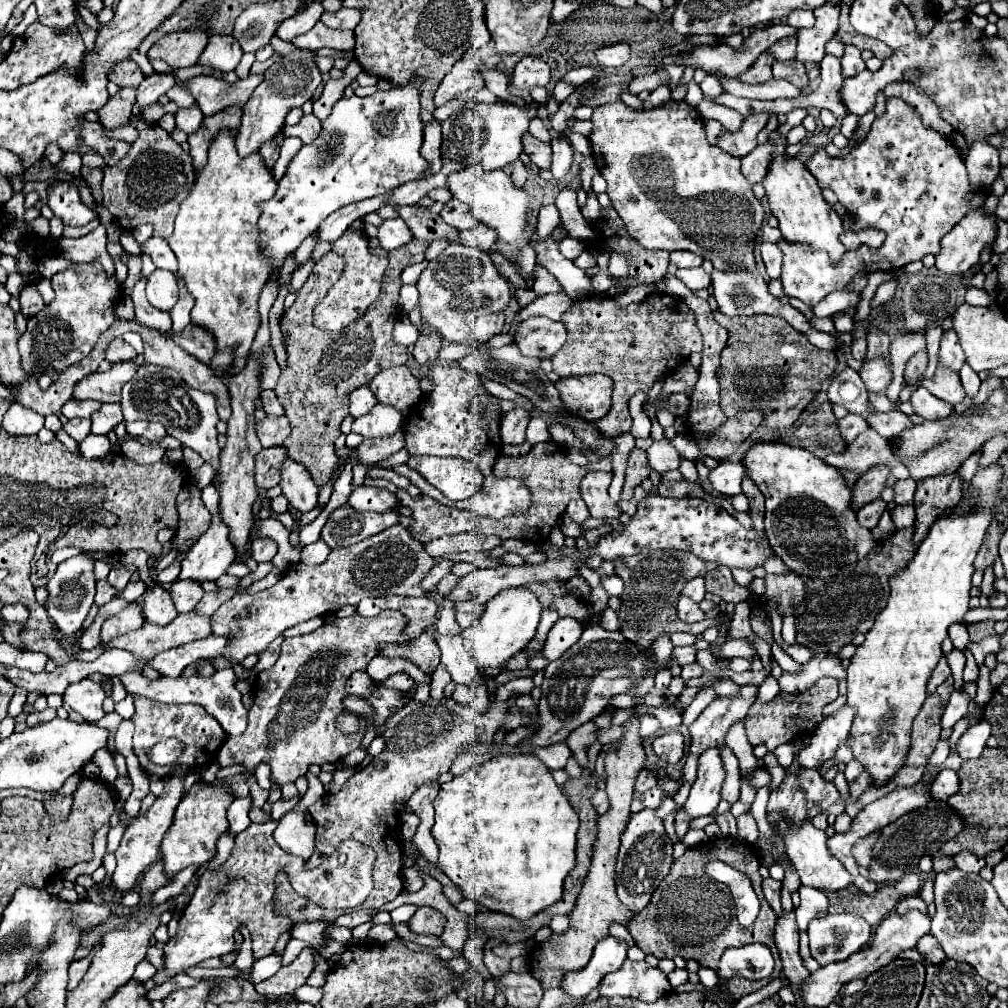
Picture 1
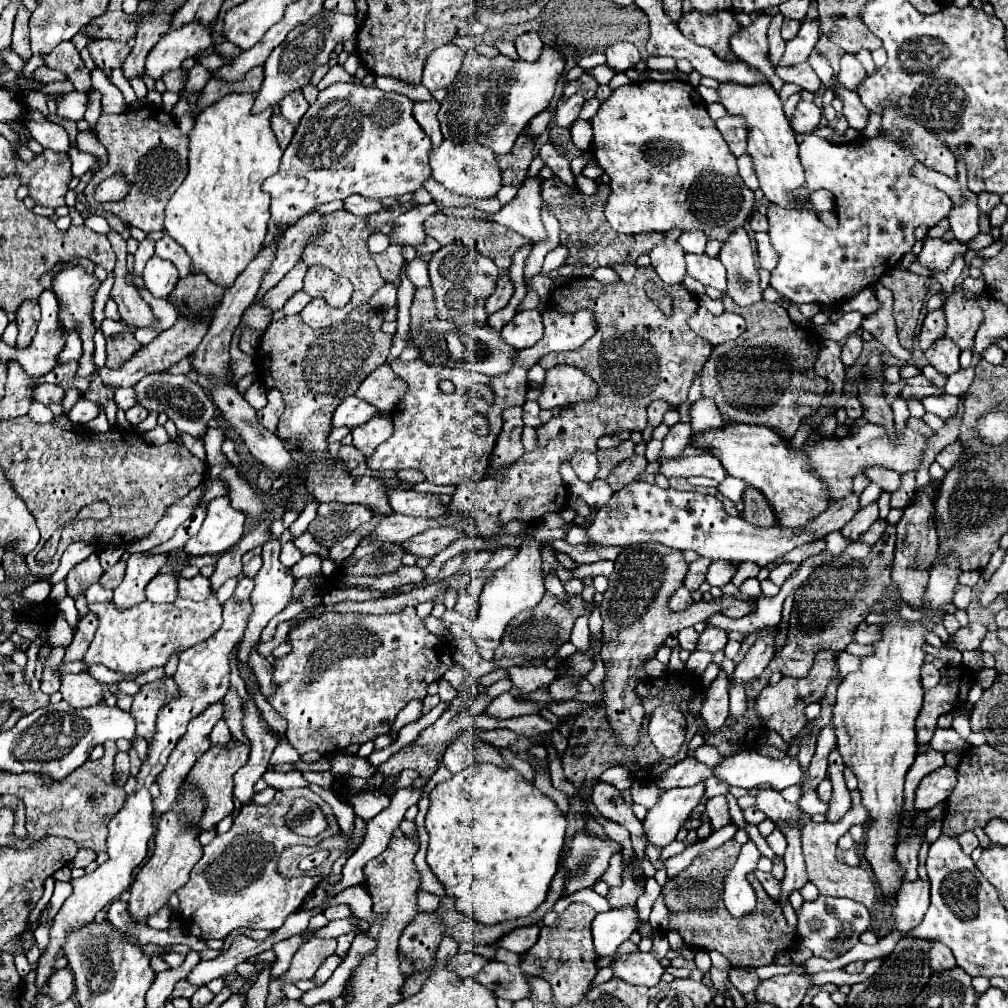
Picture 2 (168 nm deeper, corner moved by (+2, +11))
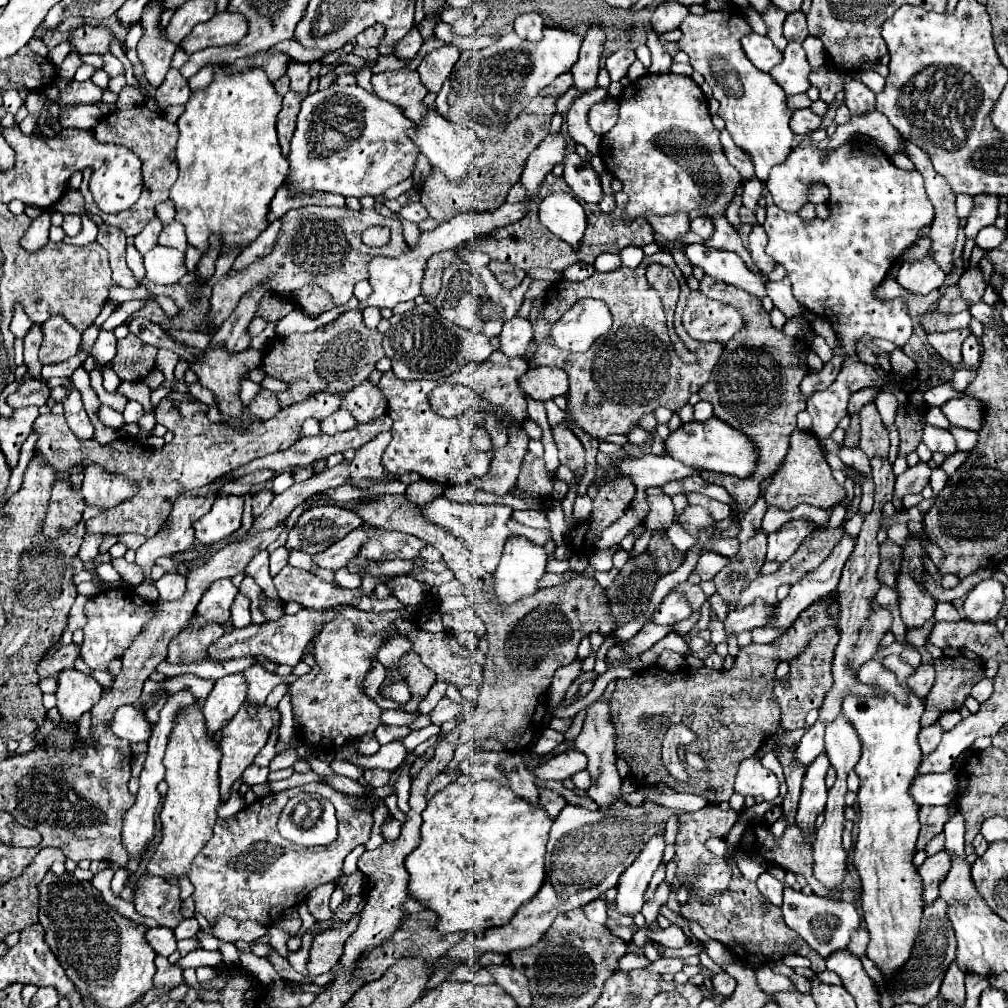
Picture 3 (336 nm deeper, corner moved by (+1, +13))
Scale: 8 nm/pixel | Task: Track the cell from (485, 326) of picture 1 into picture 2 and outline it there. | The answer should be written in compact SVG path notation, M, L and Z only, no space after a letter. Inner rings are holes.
M504 272L498 276L498 286L496 286L494 294L490 296L490 300L486 300L486 312L494 314L494 312L502 310L508 304L508 300L512 298L512 294L514 294L512 280L510 280L508 272Z

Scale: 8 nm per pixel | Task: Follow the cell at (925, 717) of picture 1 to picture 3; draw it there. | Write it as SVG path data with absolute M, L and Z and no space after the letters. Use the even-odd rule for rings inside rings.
M965 656L939 658L933 664L937 676L935 684L925 700L925 712L921 716L921 726L931 726L943 712L959 710L969 696L975 682L983 674L983 660L969 660Z

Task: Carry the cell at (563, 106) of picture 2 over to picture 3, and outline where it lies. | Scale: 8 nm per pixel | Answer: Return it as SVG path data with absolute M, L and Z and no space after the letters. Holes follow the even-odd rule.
M591 24L585 34L585 40L583 40L579 60L571 68L579 94L597 86L595 82L597 82L599 62L601 62L601 54L603 54L603 44L605 44L605 32L601 30L601 26Z

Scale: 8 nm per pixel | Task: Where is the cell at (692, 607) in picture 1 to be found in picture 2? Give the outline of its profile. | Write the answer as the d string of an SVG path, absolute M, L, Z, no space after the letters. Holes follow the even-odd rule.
M680 586L680 588L674 592L674 596L670 598L670 608L672 608L674 612L686 610L686 608L690 608L692 604L694 604L694 600L692 600L692 594L690 594L690 590L688 590L686 586Z

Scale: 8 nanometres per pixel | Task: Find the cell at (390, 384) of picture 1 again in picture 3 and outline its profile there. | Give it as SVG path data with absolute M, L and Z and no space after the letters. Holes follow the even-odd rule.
M365 380L363 384L351 388L345 394L341 408L355 418L355 424L367 424L383 416L387 404L383 404L383 394L379 392L379 388L373 386L369 380Z

